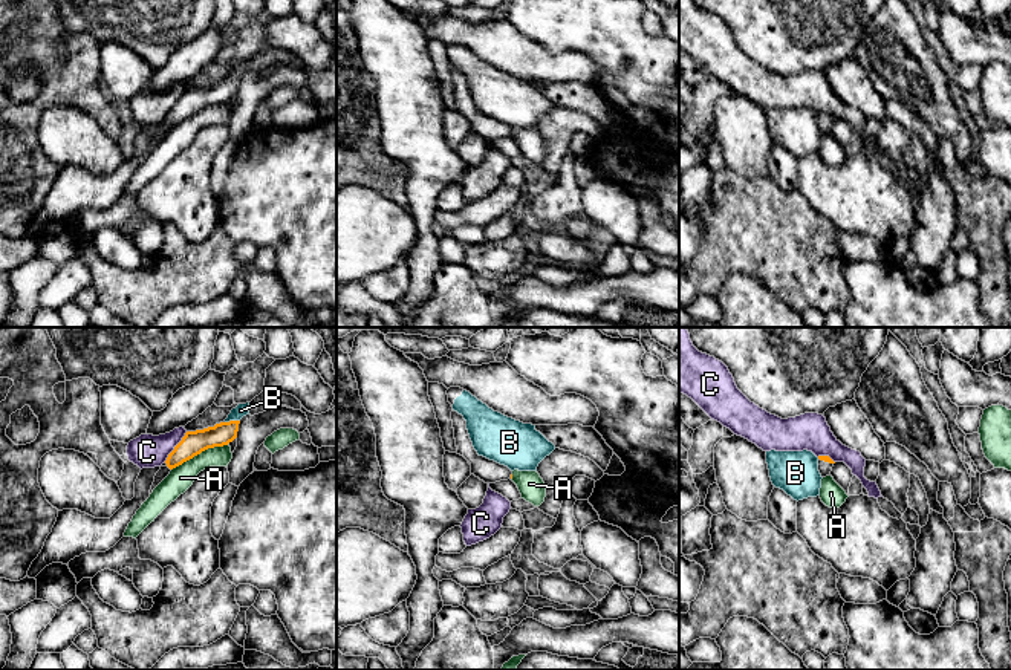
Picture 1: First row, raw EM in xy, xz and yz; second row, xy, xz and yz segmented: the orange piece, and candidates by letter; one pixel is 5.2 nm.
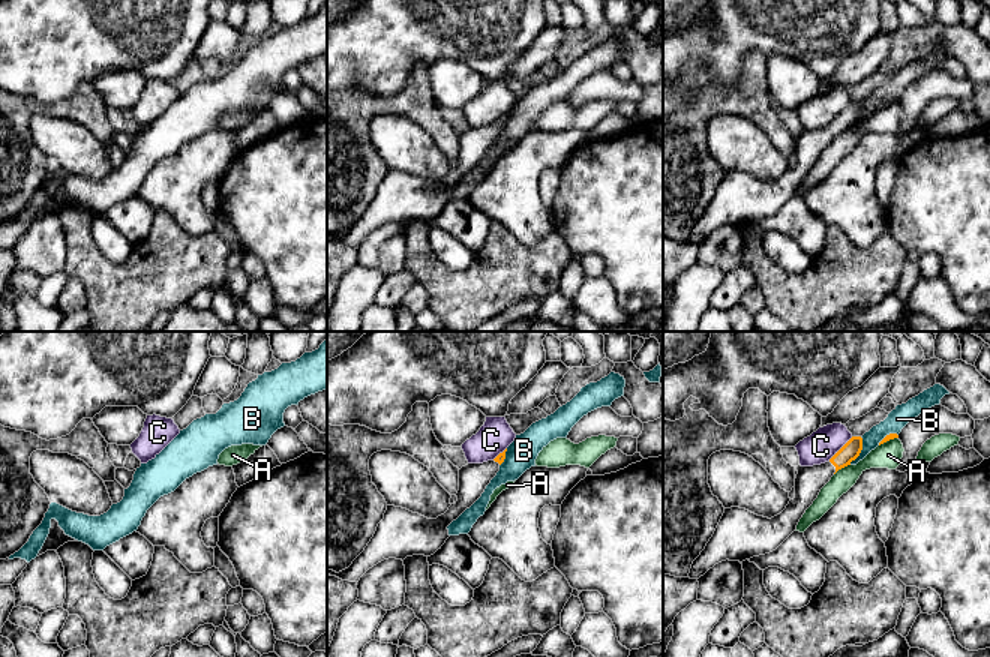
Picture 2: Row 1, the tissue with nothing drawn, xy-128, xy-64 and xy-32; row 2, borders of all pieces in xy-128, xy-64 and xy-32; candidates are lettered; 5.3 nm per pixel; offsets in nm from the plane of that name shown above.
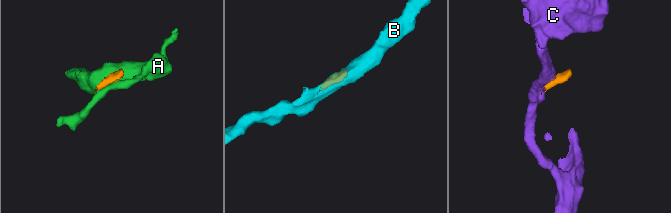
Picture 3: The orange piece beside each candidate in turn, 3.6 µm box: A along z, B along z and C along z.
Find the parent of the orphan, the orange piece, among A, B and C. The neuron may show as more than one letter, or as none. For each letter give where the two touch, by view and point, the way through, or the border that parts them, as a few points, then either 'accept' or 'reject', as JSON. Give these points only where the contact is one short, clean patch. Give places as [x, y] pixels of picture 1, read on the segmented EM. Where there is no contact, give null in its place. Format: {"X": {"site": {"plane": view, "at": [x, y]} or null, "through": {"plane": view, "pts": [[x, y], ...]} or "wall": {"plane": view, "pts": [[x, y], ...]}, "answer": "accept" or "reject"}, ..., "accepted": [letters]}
{"A": {"site": {"plane": "xy", "at": [199, 453]}, "wall": {"plane": "xy", "pts": [[228, 442], [219, 447], [208, 447], [172, 470]]}, "answer": "reject"}, "B": {"site": {"plane": "xy", "at": [231, 421]}, "wall": {"plane": "xy", "pts": [[239, 419], [225, 422]]}, "answer": "reject"}, "C": {"site": {"plane": "xy", "at": [175, 447]}, "wall": {"plane": "xy", "pts": [[187, 432], [164, 462]]}, "answer": "reject"}, "accepted": []}

